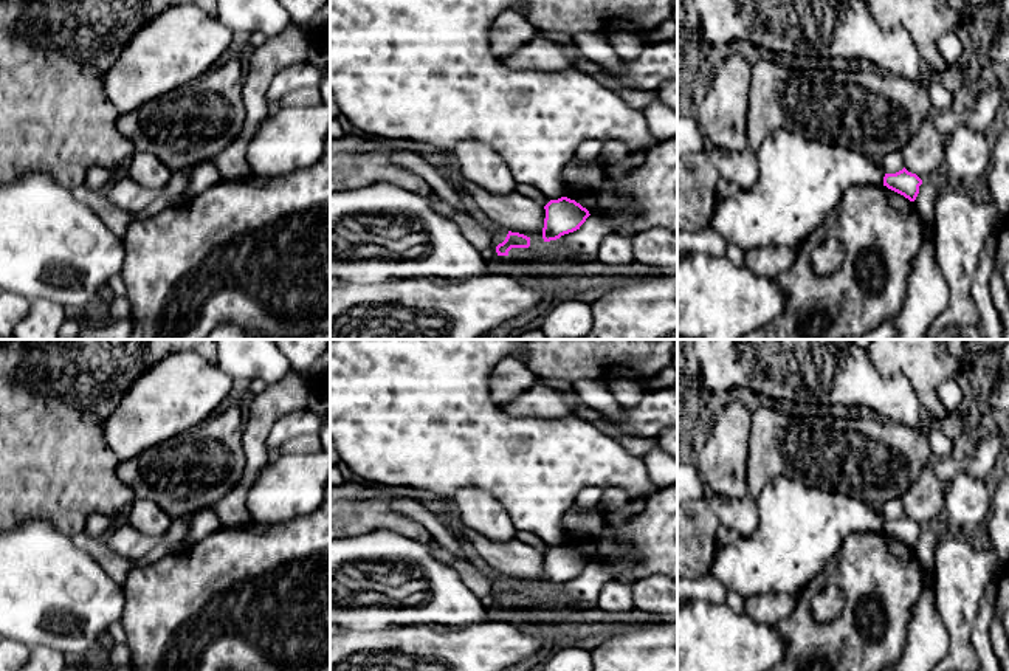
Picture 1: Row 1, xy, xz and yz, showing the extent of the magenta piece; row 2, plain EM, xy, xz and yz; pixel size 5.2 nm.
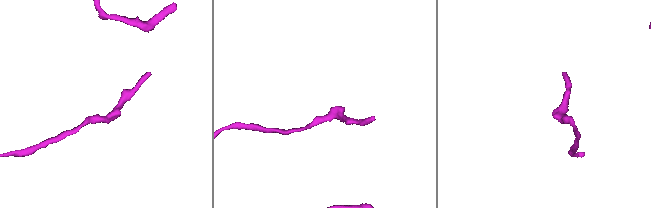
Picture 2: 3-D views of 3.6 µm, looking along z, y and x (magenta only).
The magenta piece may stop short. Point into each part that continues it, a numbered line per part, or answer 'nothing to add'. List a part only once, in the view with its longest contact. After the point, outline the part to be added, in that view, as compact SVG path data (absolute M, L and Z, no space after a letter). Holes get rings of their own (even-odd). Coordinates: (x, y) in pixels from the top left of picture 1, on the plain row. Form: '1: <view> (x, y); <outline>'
nothing to add

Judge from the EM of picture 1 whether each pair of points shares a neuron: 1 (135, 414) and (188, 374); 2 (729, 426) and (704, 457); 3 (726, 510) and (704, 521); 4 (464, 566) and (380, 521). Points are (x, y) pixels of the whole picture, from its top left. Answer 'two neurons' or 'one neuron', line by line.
1: one neuron
2: one neuron
3: two neurons
4: one neuron

